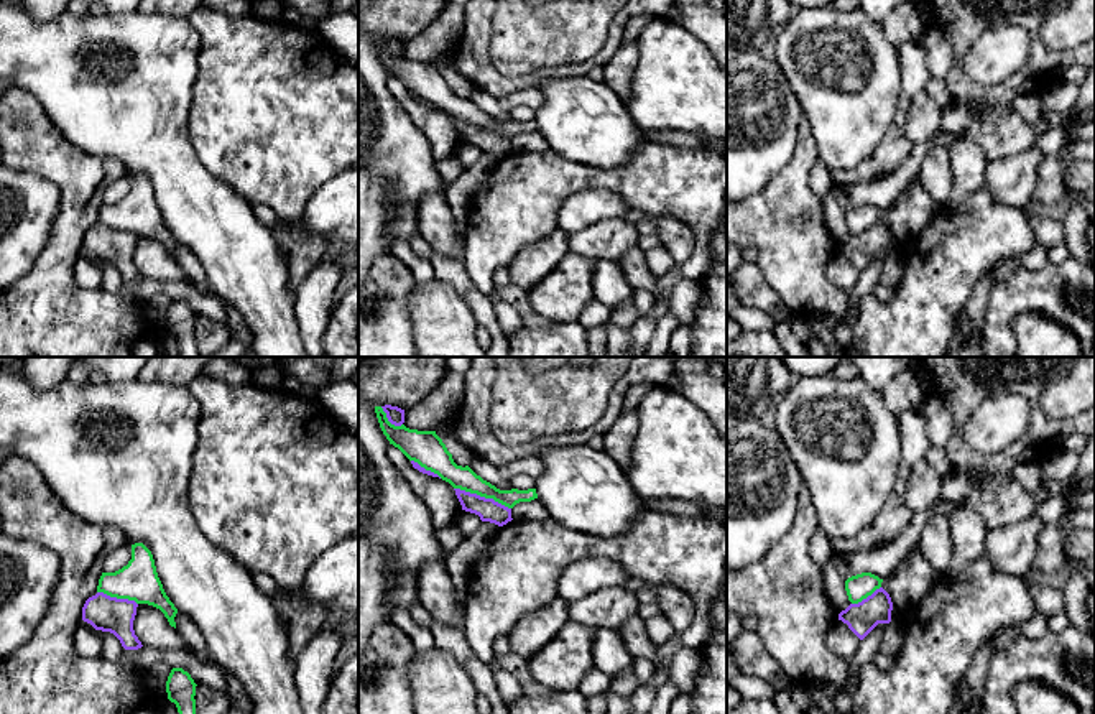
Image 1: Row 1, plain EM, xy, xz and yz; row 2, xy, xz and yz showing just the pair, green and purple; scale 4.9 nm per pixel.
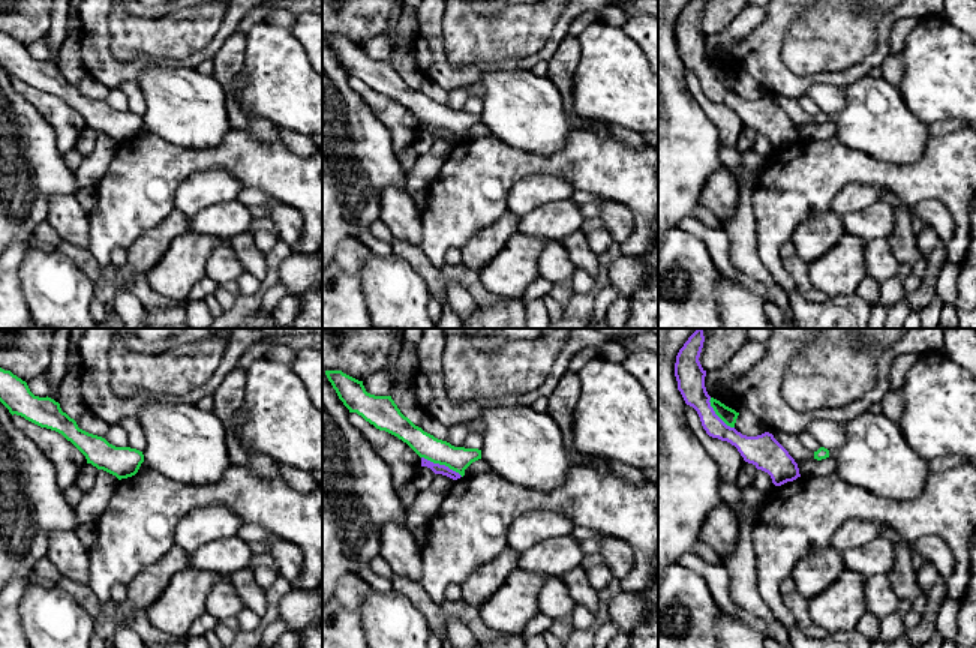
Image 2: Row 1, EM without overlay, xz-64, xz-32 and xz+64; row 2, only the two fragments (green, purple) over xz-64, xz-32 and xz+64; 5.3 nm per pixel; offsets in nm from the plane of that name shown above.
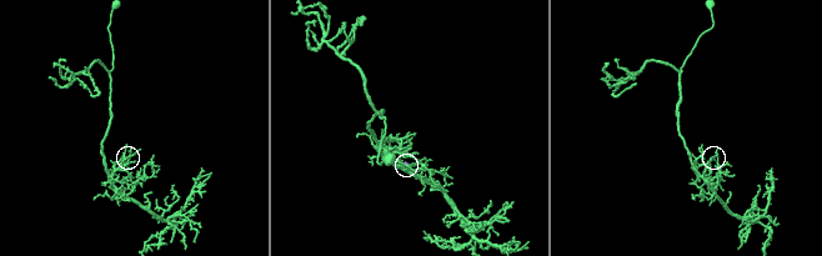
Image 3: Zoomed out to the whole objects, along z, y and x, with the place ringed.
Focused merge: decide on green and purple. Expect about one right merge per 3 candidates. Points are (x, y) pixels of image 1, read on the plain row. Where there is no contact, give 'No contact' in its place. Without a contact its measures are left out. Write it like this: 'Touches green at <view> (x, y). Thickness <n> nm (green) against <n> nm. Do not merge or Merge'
Touches green at xz (482, 127). Thickness 120 nm (green) against 110 nm. Do not merge

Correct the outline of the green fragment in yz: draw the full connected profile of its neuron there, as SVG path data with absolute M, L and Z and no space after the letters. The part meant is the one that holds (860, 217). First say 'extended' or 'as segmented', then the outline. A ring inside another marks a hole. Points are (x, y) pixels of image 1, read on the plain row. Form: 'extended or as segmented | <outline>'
as segmented | M862 204L857 207L852 207L845 212L845 222L848 227L848 232L852 235L858 235L868 227L871 227L876 220L881 219L883 211L871 204Z

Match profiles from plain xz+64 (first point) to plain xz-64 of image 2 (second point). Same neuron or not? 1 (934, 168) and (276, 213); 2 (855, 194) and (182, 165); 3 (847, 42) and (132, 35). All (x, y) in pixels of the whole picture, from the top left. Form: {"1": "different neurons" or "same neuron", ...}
{"1": "different neurons", "2": "different neurons", "3": "same neuron"}

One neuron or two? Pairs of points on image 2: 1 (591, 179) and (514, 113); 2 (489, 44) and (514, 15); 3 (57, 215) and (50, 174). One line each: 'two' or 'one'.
1: two
2: one
3: two

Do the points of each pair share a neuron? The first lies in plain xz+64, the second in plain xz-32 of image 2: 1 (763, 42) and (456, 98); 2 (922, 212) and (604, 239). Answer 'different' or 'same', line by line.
1: different
2: different

